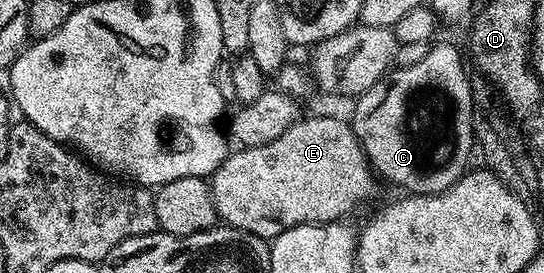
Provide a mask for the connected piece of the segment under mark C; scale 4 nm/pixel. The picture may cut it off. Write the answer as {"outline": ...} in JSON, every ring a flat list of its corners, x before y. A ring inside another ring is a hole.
{"outline":[[436,41,418,64,392,69,358,98,349,116,351,129,362,144,368,165,380,178,403,186,411,194,433,195,445,191,466,173,474,137,474,98,471,80,463,68,461,54,449,42]]}

